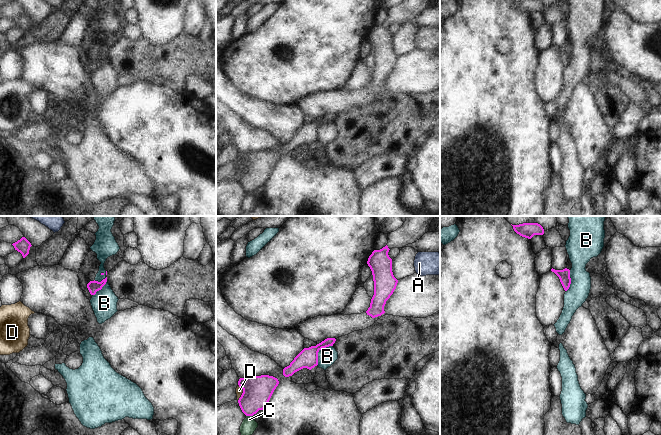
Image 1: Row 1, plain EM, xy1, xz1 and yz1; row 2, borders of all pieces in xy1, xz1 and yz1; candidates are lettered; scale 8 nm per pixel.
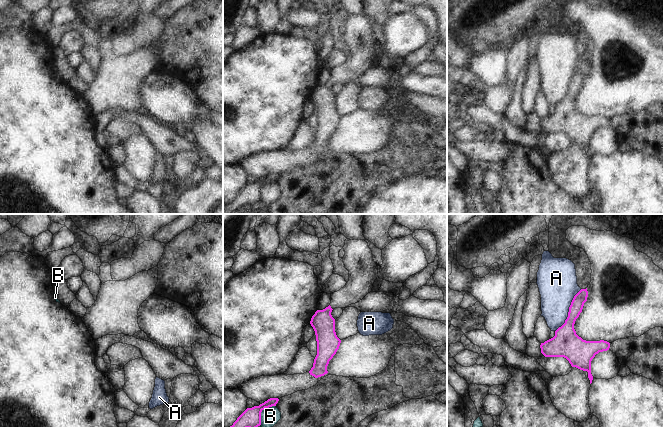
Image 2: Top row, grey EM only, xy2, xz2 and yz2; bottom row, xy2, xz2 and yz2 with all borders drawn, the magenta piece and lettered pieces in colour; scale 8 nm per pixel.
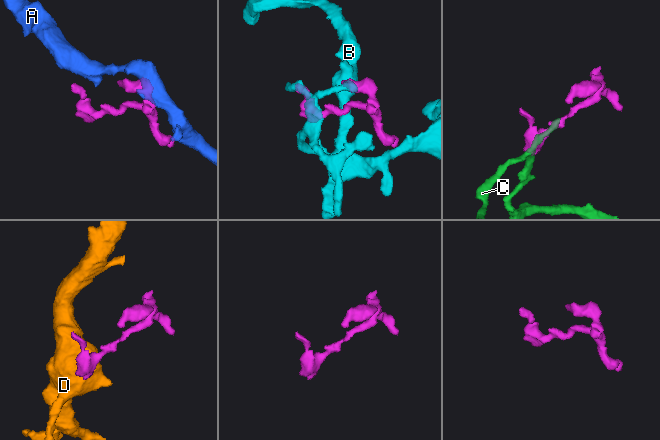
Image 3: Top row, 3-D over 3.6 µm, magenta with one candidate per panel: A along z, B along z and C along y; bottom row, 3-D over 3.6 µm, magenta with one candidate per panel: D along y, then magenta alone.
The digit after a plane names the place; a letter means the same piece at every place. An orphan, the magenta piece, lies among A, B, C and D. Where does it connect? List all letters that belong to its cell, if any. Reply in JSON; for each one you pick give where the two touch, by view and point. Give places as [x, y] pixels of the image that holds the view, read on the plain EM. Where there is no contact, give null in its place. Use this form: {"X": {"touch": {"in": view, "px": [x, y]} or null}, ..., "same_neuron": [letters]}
{"same_neuron": []}

